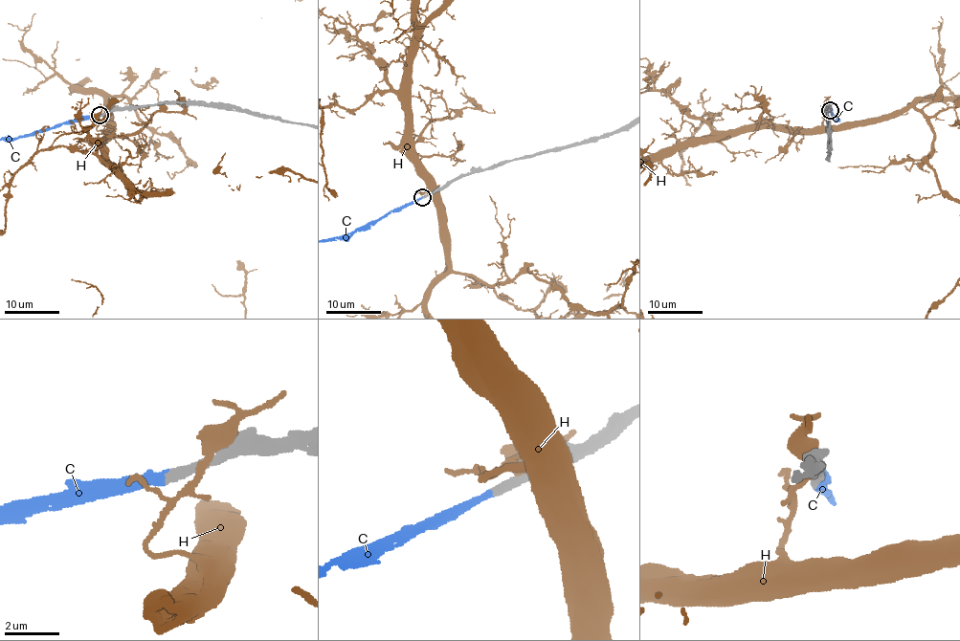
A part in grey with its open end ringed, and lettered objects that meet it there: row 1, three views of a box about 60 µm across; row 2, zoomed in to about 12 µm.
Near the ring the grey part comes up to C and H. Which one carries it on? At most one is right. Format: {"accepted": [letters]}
{"accepted": ["C"]}

